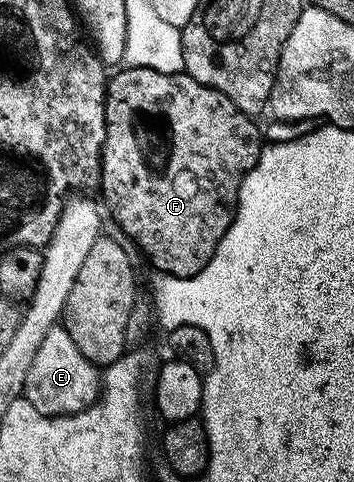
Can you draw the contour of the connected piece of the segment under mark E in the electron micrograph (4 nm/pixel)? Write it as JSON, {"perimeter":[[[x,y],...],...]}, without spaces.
{"perimeter":[[[61,324],[52,325],[28,369],[23,387],[25,400],[30,401],[32,407],[40,411],[40,415],[60,417],[83,413],[97,402],[101,392],[102,373],[99,366],[80,355],[80,347],[72,343],[72,335],[68,335],[68,331]]]}

